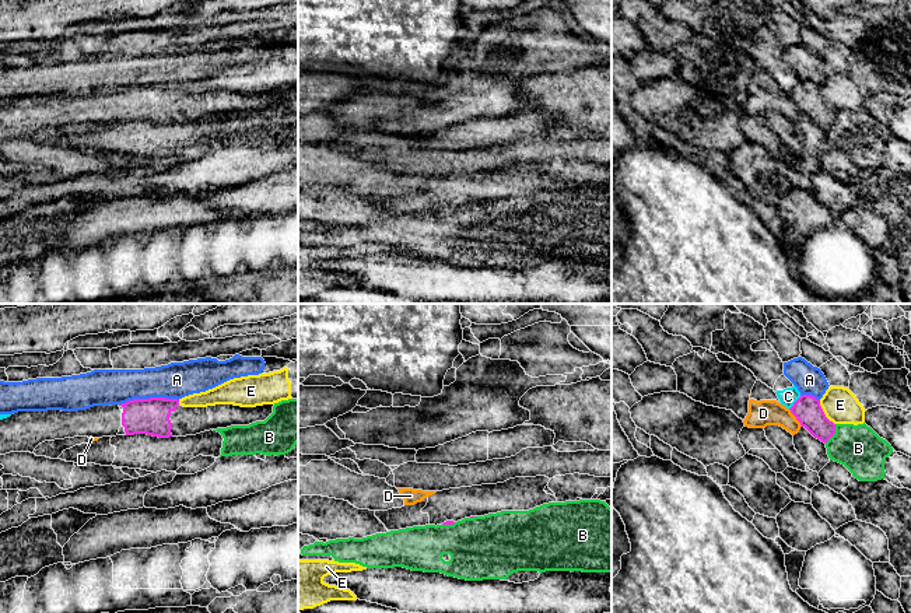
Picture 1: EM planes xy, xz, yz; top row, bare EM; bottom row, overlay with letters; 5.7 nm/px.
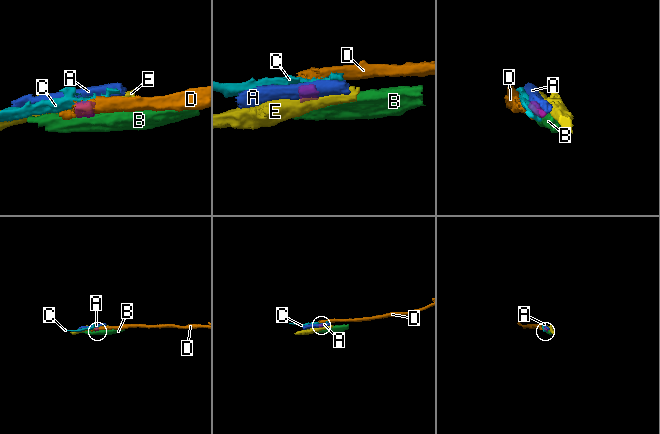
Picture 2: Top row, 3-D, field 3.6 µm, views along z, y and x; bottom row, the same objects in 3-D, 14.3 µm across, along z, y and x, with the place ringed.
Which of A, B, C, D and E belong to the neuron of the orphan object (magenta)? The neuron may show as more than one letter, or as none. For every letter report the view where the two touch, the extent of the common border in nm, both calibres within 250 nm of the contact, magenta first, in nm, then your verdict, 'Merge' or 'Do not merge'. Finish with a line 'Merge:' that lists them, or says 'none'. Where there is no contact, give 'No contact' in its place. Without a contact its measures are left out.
A: Touches magenta in xy. Shared border 340 nm. Thickness 200 nm (magenta) against 200 nm. Do not merge
B: Touches magenta in yz. Shared border 130 nm. Thickness 160 nm (magenta) against 260 nm. Do not merge
C: Touches magenta in yz. Shared border 110 nm. Thickness 160 nm (magenta) against 100 nm. Do not merge
D: Touches magenta in yz. Shared border 130 nm. Thickness 160 nm (magenta) against 150 nm. Do not merge
E: Touches magenta in yz. Shared border 170 nm. Thickness 160 nm (magenta) against 200 nm. Do not merge
Merge: none

